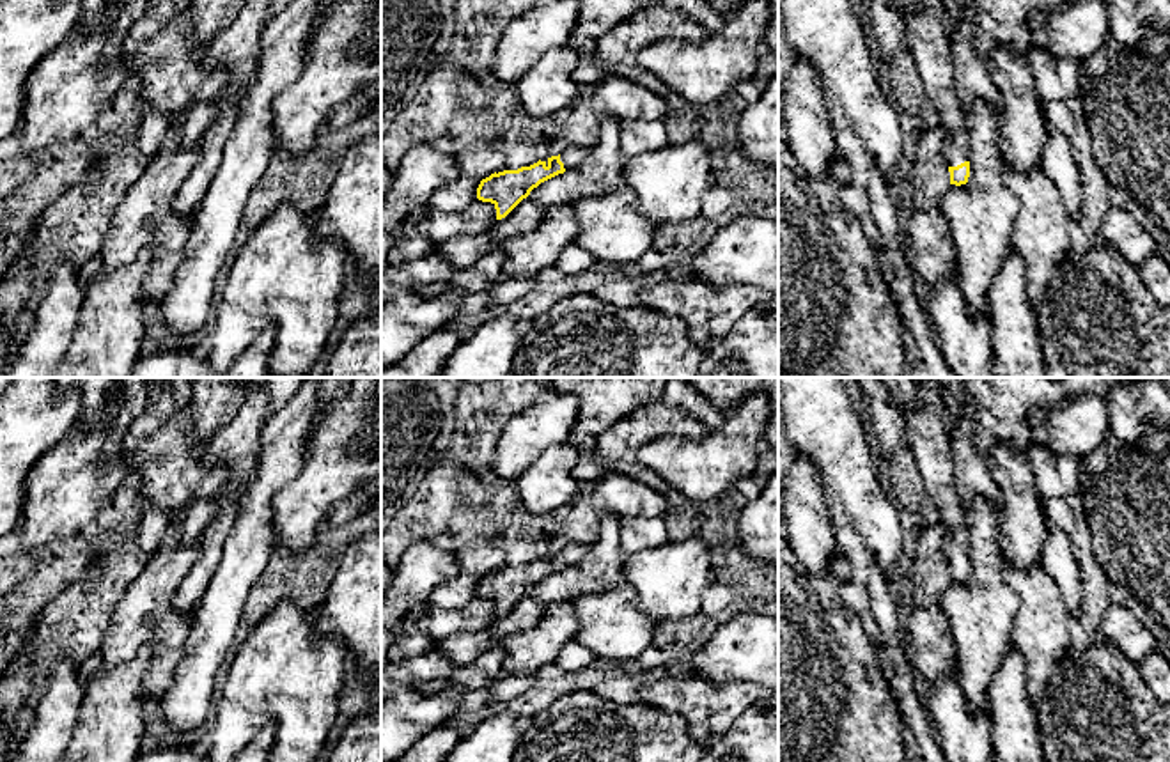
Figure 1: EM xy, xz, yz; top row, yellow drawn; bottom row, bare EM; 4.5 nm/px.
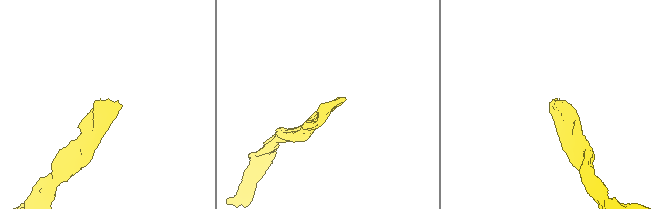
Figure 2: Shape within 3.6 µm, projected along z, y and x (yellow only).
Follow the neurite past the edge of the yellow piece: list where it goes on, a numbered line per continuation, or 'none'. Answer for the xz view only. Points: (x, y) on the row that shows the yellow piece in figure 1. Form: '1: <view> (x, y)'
1: xz (569, 156)

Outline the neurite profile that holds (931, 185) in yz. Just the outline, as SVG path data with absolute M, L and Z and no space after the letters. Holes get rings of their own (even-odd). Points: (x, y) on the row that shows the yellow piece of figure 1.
M918 124L918 142L908 186L911 206L902 213L902 230L908 260L931 287L938 287L947 276L957 275L957 252L950 225L940 211L940 200L950 186L941 131Z

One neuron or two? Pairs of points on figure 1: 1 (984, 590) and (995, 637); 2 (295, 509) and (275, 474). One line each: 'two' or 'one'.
1: one
2: two

